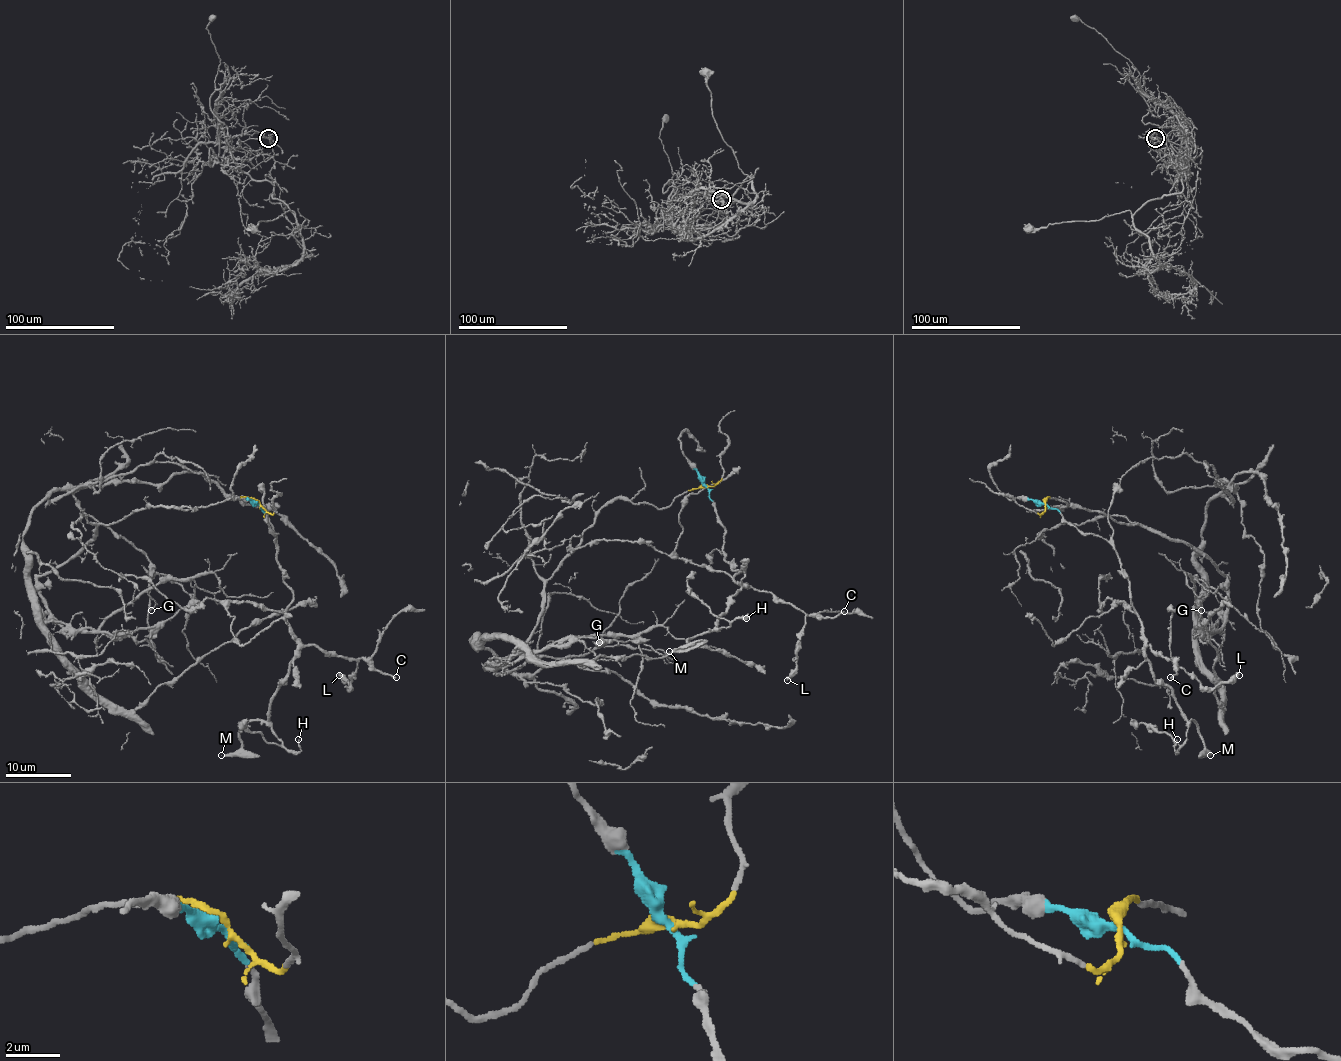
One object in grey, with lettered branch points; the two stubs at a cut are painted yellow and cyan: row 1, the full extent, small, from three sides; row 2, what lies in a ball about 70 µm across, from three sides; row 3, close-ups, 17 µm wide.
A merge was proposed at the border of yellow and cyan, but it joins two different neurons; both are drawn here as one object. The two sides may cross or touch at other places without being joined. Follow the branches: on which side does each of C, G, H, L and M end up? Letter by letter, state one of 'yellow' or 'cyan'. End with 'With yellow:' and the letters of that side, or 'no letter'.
C: cyan
G: yellow
H: cyan
L: cyan
M: cyan
With yellow: G

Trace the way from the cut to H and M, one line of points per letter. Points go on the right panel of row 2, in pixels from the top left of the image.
H: (1044, 502), (1113, 548), (1141, 623), (1151, 674), (1172, 692), (1187, 722), (1187, 740), (1174, 750), (1177, 740)
M: (1044, 502), (1113, 548), (1141, 623), (1151, 674), (1171, 689), (1210, 755)

